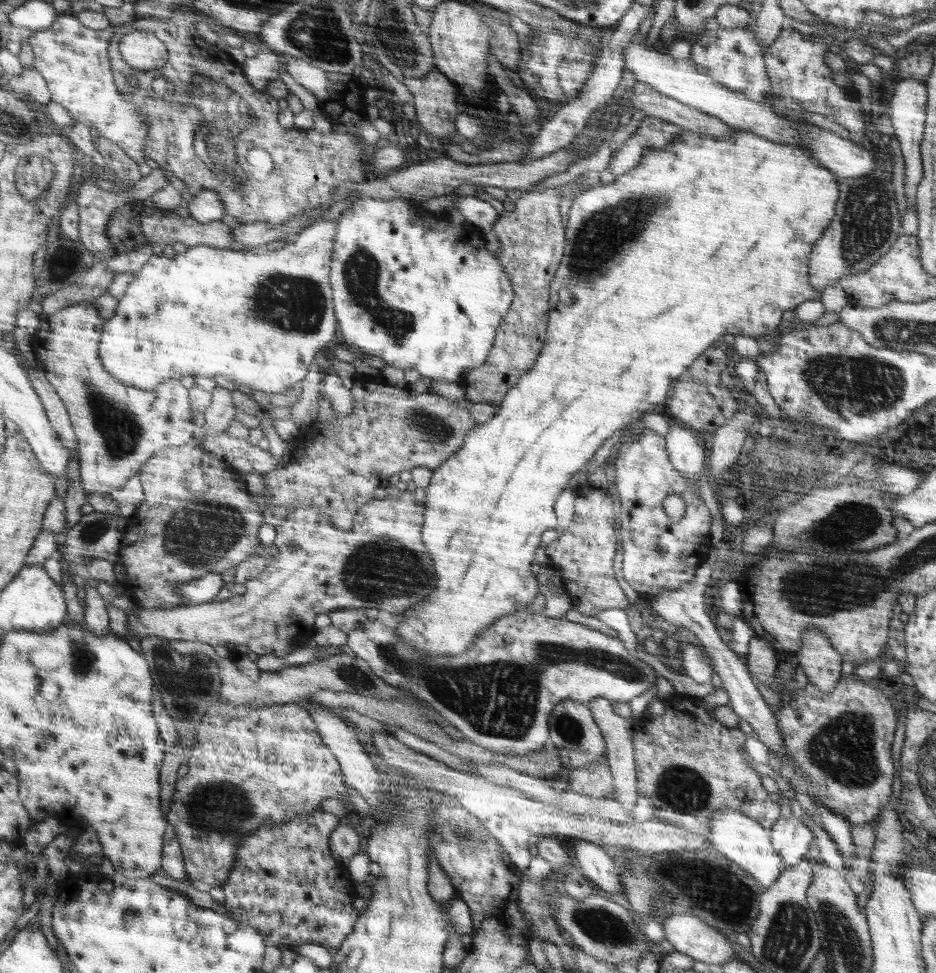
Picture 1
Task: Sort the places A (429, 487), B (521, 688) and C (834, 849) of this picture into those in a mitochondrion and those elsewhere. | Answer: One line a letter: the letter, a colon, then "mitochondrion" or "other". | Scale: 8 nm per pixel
A: other
B: mitochondrion
C: other

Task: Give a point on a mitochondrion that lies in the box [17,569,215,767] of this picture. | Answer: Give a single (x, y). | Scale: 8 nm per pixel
(83, 657)

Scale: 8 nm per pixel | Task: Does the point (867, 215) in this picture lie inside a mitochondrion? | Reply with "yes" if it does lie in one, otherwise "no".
yes

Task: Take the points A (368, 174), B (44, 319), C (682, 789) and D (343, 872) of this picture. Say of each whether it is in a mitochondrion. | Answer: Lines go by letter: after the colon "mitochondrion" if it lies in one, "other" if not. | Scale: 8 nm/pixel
A: other
B: other
C: mitochondrion
D: other

